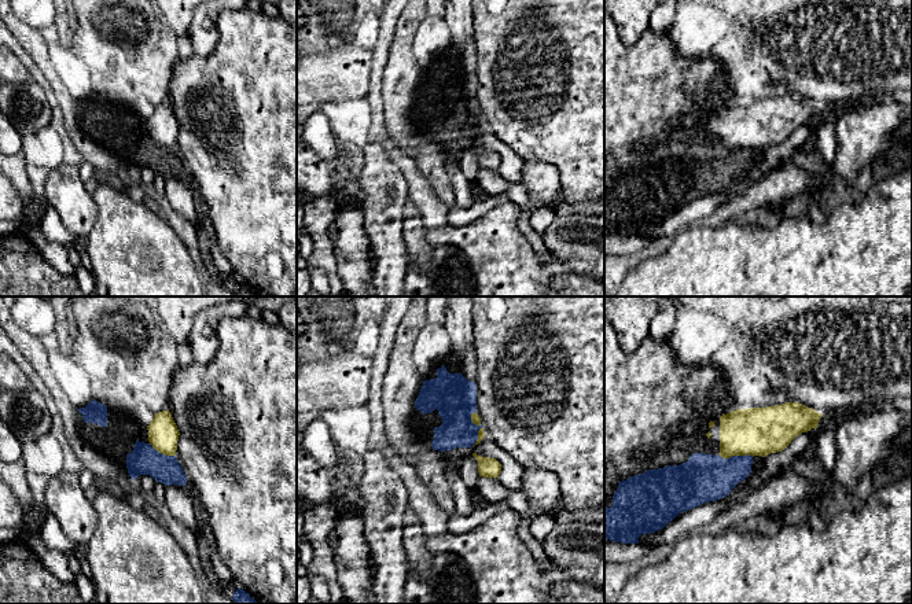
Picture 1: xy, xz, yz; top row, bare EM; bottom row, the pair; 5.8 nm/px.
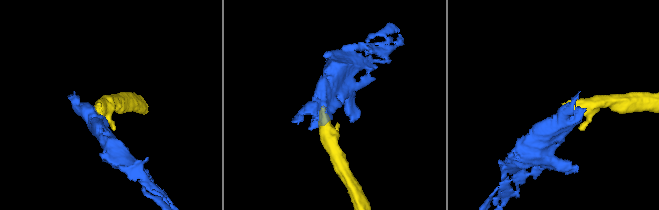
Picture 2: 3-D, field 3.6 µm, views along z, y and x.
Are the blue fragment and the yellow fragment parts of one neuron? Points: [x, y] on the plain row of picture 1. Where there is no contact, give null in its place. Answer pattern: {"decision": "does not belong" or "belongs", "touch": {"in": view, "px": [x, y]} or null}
{"decision": "does not belong", "touch": {"in": "yz", "px": [736, 148]}}

